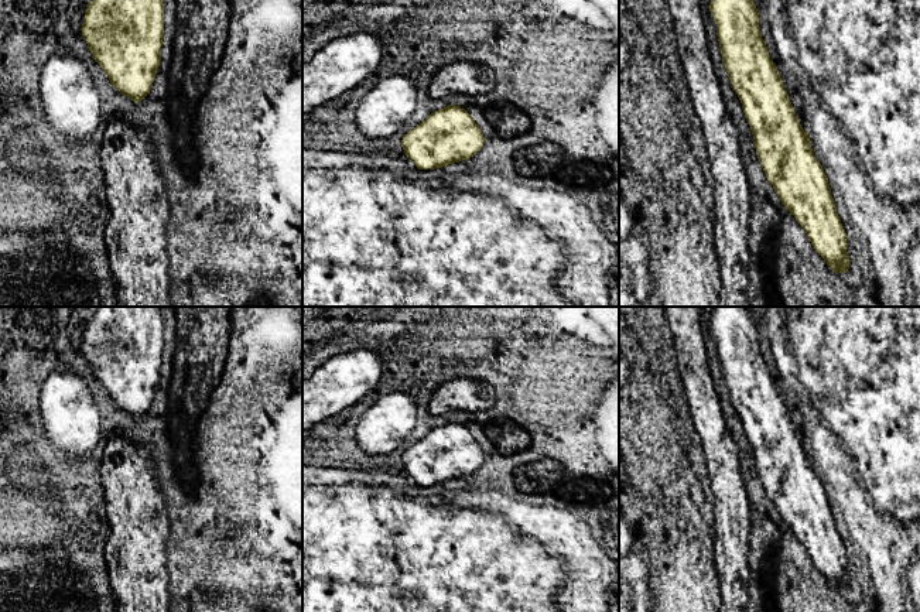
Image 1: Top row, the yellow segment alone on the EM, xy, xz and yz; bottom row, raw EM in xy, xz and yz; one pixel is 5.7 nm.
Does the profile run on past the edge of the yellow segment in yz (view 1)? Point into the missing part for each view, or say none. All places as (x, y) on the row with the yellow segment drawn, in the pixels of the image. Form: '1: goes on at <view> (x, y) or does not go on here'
1: does not go on here

